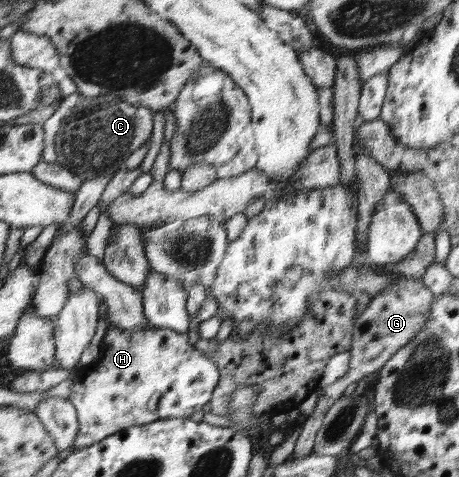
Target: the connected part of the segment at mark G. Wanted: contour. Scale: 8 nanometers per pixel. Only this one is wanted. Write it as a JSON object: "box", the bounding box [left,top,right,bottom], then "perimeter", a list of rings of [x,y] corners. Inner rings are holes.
{"box":[291,274,436,459],"perimeter":[[[394,274],[394,276],[398,276],[396,283],[372,296],[371,301],[360,313],[349,350],[351,354],[350,366],[342,378],[324,386],[323,394],[317,398],[314,411],[307,416],[301,433],[296,439],[291,459],[304,458],[313,452],[313,444],[321,427],[323,414],[344,394],[344,390],[349,384],[358,383],[362,378],[382,369],[391,360],[391,357],[395,356],[397,350],[407,346],[425,328],[433,303],[436,301],[435,295],[419,280],[404,277],[404,275]]]}

